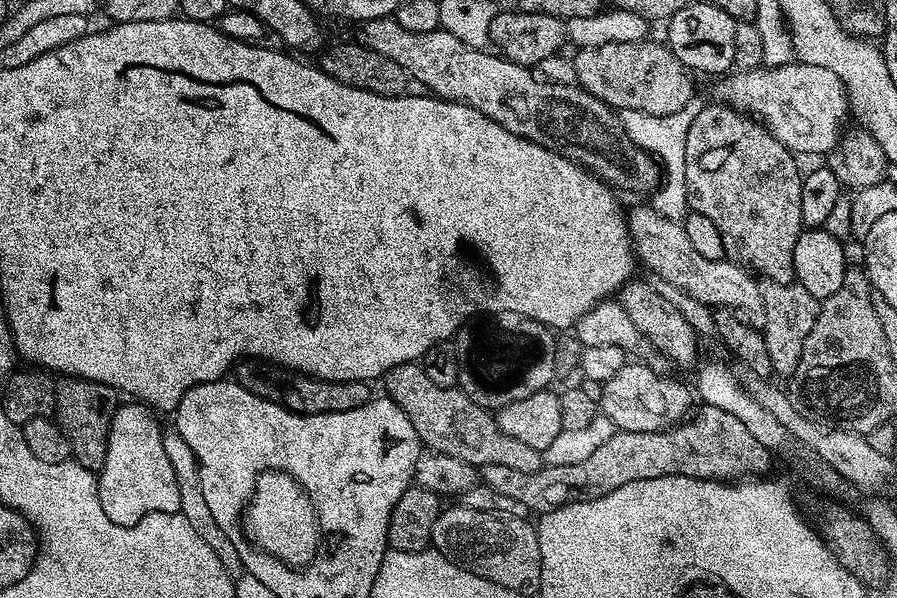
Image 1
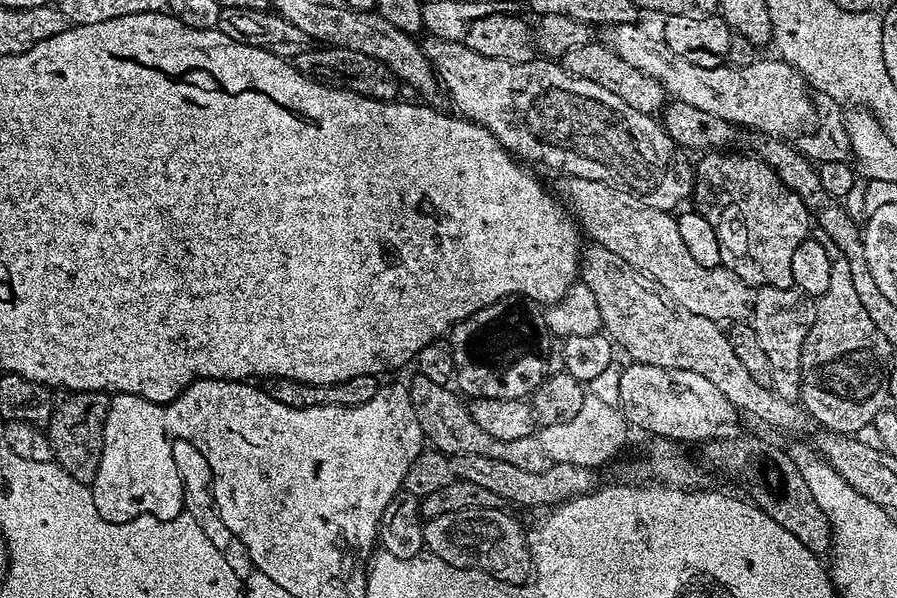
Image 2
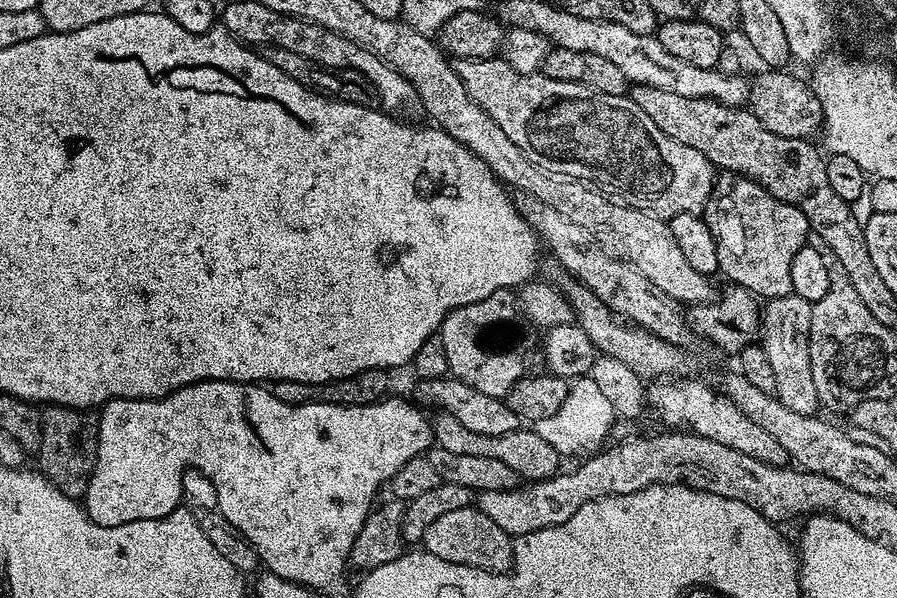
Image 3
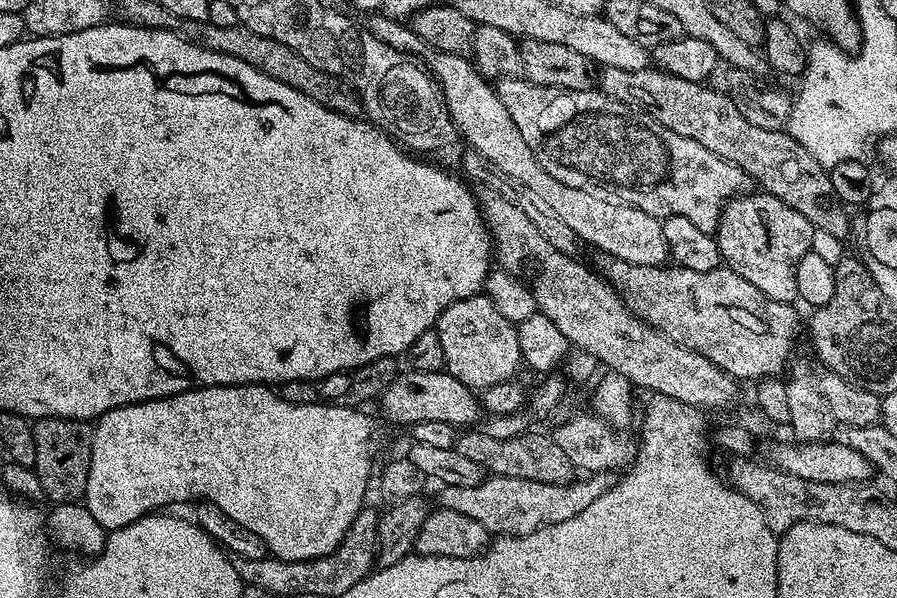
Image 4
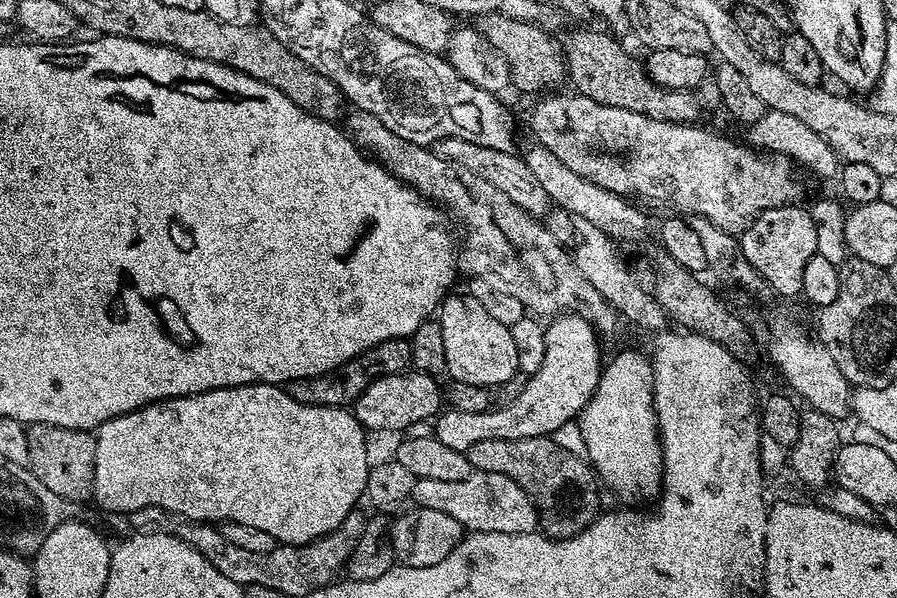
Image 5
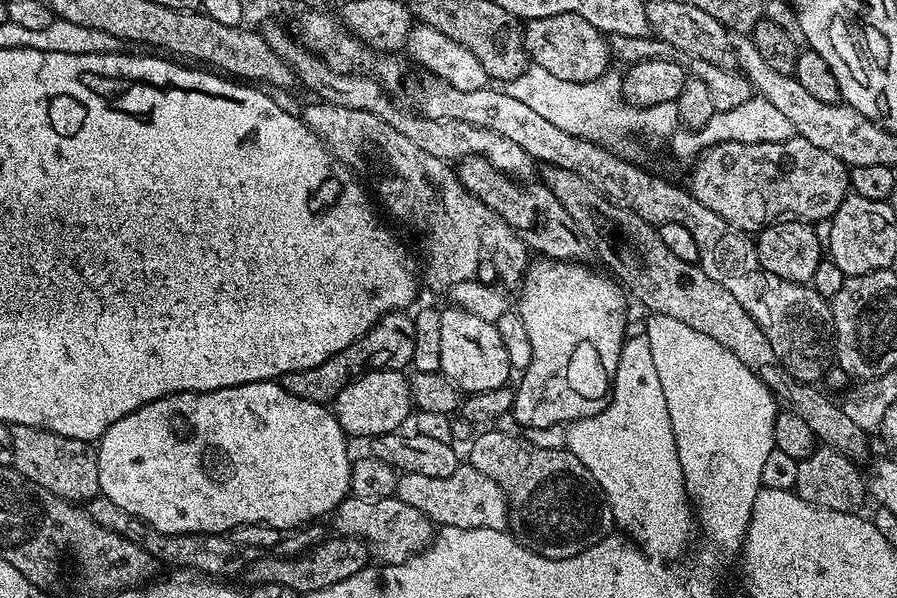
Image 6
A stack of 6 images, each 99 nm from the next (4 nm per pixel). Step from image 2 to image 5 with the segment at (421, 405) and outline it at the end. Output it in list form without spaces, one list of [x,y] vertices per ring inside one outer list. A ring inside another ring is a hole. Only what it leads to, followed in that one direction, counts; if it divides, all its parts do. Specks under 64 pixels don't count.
[[[551,436],[513,440],[486,438],[486,442],[474,442],[466,455],[475,471],[506,474],[506,478],[514,478],[514,482],[526,490],[529,498],[536,503],[538,528],[545,536],[568,535],[580,524],[587,523],[588,517],[601,511],[601,489],[595,471],[585,457],[562,449]]]

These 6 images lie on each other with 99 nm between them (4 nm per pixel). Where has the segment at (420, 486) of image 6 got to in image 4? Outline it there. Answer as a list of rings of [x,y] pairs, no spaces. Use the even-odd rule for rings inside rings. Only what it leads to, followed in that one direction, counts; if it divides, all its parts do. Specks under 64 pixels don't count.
[[[611,471],[593,472],[582,479],[585,480],[576,478],[566,484],[547,484],[526,478],[489,475],[478,482],[478,486],[443,485],[439,489],[438,504],[446,510],[458,510],[458,514],[466,514],[466,518],[474,518],[474,522],[486,526],[493,537],[534,534],[534,530],[554,526],[554,522],[566,522],[566,518],[582,514],[582,510],[586,510],[594,498],[608,495],[614,483]]]

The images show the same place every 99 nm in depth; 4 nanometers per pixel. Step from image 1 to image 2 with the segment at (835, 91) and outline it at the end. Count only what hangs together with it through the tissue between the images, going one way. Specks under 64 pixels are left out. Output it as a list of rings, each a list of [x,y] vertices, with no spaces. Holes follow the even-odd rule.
[[[639,23],[611,25],[607,29],[606,43],[609,48],[614,50],[614,54],[618,54],[618,58],[630,62],[630,66],[634,66],[634,70],[642,70],[642,74],[650,74],[650,78],[657,80],[672,100],[681,100],[686,102],[686,106],[695,106],[698,110],[706,110],[706,114],[714,114],[714,118],[722,118],[744,130],[752,128],[748,130],[765,136],[799,138],[813,127],[816,120],[816,105],[810,85],[801,72],[794,70],[784,60],[757,58],[752,65],[738,66],[737,68],[733,68],[727,63],[717,68],[694,66],[694,62],[686,62],[686,58],[674,54],[674,50],[670,50],[670,46],[666,46],[663,39],[656,37],[655,40],[646,29],[640,27]]]

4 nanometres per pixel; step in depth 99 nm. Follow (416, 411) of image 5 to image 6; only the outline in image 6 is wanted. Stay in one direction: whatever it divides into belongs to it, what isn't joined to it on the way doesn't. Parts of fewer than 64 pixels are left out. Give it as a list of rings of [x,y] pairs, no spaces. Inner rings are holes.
[[[378,370],[377,372],[367,372],[362,374],[354,382],[350,382],[332,401],[330,407],[332,413],[336,416],[336,421],[342,426],[342,430],[349,437],[368,436],[375,438],[382,434],[401,431],[408,420],[408,415],[414,412],[412,403],[412,385],[409,377],[403,371]]]

